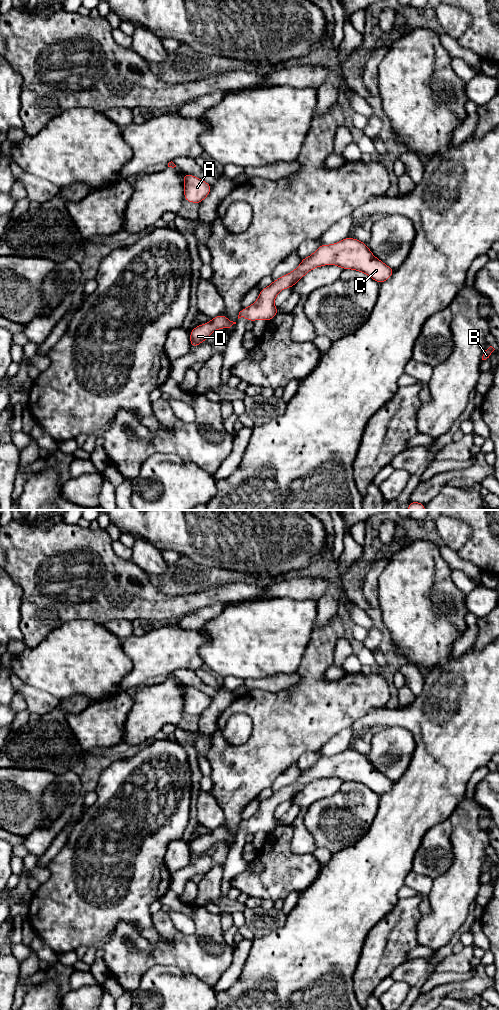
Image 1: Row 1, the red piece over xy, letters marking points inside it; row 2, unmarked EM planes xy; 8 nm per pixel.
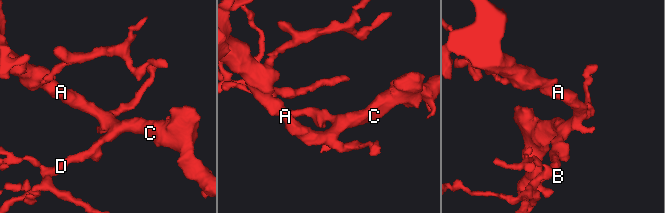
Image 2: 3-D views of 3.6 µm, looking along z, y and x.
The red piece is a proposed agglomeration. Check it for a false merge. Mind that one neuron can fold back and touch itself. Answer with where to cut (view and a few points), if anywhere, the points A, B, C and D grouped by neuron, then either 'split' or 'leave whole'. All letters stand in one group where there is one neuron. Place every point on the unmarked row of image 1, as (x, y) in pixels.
no cut | A B C D | leave whole

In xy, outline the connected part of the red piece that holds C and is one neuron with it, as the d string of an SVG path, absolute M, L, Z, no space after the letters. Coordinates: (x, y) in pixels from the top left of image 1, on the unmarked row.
M346 749L334 756L320 756L313 766L301 772L296 781L261 801L257 812L249 819L241 821L238 831L245 829L247 833L262 831L269 834L279 824L274 816L277 806L283 801L292 800L312 781L324 777L336 777L343 782L365 785L379 796L388 792L395 784L376 770L365 754L358 751Z

